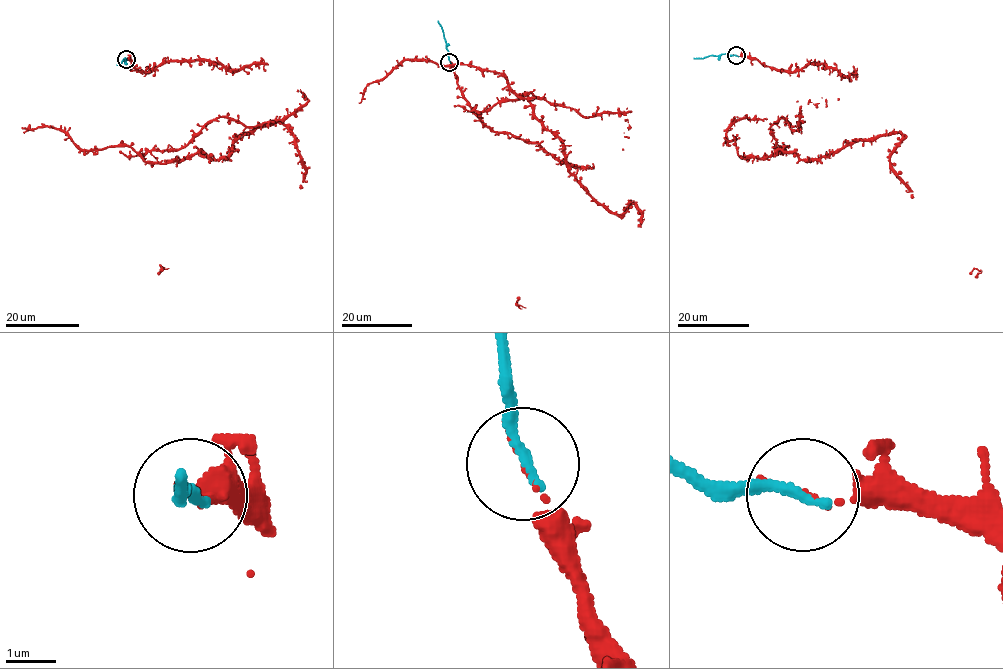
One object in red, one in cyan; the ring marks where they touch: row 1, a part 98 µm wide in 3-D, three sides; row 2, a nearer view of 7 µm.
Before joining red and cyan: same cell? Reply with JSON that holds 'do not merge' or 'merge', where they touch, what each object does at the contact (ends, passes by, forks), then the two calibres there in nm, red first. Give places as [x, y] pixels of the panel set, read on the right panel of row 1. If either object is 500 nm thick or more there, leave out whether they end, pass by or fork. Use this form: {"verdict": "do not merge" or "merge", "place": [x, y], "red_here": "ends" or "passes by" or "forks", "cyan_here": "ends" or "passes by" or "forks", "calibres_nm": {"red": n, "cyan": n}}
{"verdict": "do not merge", "place": [736, 55], "red_here": "ends", "cyan_here": "ends", "calibres_nm": {"red": 90, "cyan": 240}}

